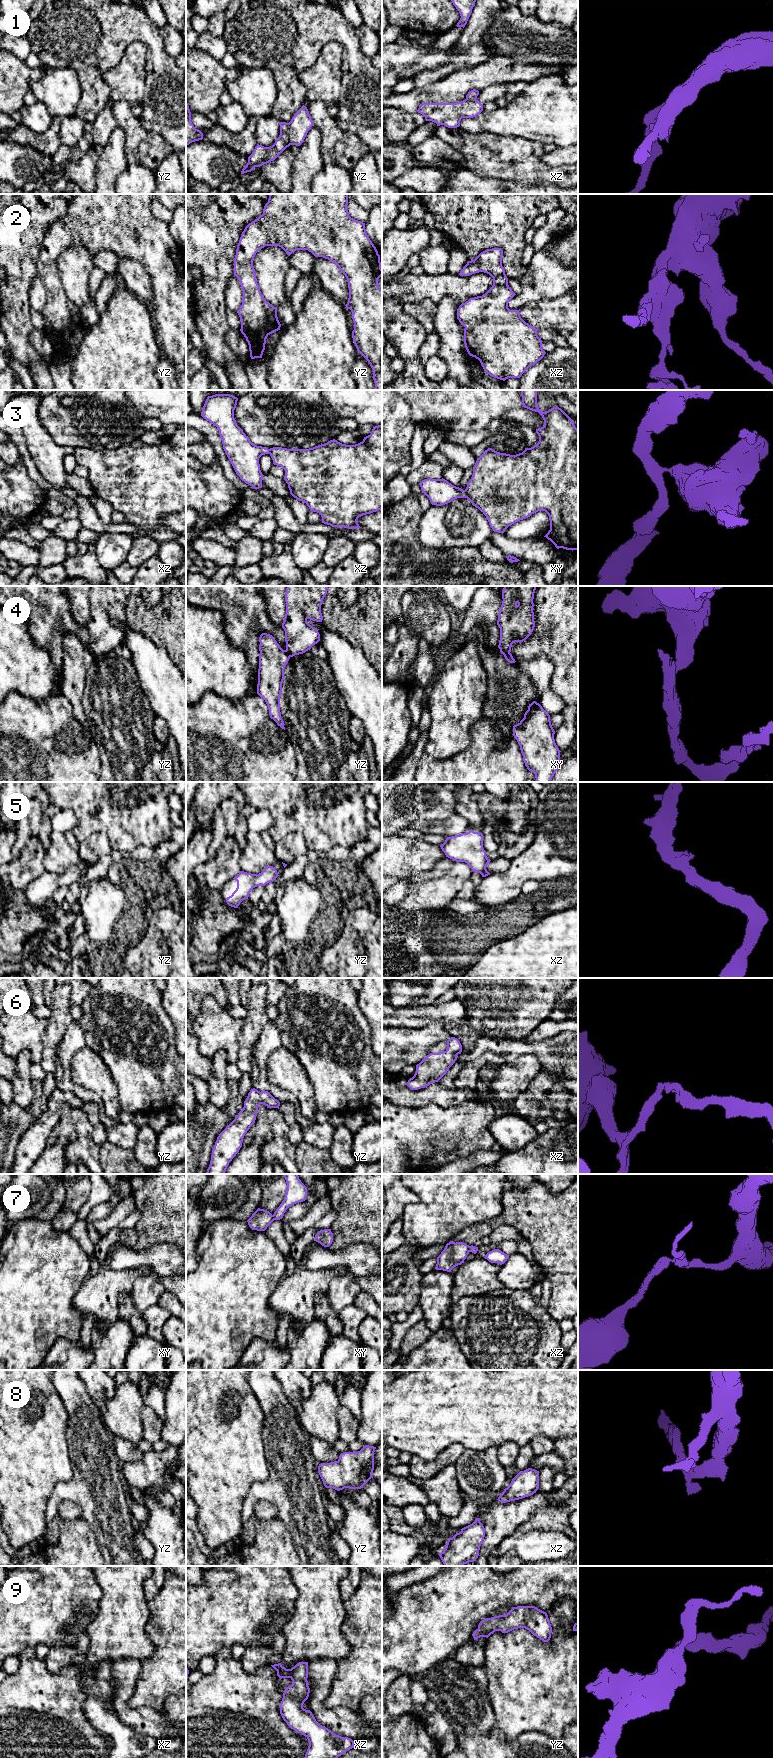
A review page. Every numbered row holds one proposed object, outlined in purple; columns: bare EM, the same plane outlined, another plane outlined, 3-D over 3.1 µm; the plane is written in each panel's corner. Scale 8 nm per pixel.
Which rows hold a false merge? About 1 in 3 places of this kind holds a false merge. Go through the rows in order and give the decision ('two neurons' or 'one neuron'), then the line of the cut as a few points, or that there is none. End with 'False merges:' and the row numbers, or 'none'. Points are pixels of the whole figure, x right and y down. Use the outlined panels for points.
1: two neurons; cut in yz along (288, 123), (288, 142), (290, 144)
2: one neuron; no cut
3: two neurons; cut in xy along (464, 490), (466, 497)
4: two neurons; cut in xy along (500, 649), (509, 652)
5: one neuron; no cut
6: one neuron; no cut
7: two neurons; cut in xy along (272, 1215), (274, 1219)
8: one neuron; no cut
9: one neuron; no cut
False merges: 1, 3, 4, 7

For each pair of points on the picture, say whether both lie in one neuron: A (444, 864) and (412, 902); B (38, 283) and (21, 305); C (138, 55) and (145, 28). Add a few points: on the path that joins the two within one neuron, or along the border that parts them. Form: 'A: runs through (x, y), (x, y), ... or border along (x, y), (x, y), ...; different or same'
A: border along (450, 865), (440, 877), (419, 880), (410, 885); different
B: border along (37, 275), (29, 288), (30, 309); different
C: border along (131, 42), (140, 41), (145, 46), (147, 65); different

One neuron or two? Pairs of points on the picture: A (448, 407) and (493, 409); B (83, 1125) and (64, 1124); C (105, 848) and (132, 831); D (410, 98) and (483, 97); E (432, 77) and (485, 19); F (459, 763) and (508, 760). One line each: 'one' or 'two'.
A: one
B: two
C: two
D: two
E: one
F: one

